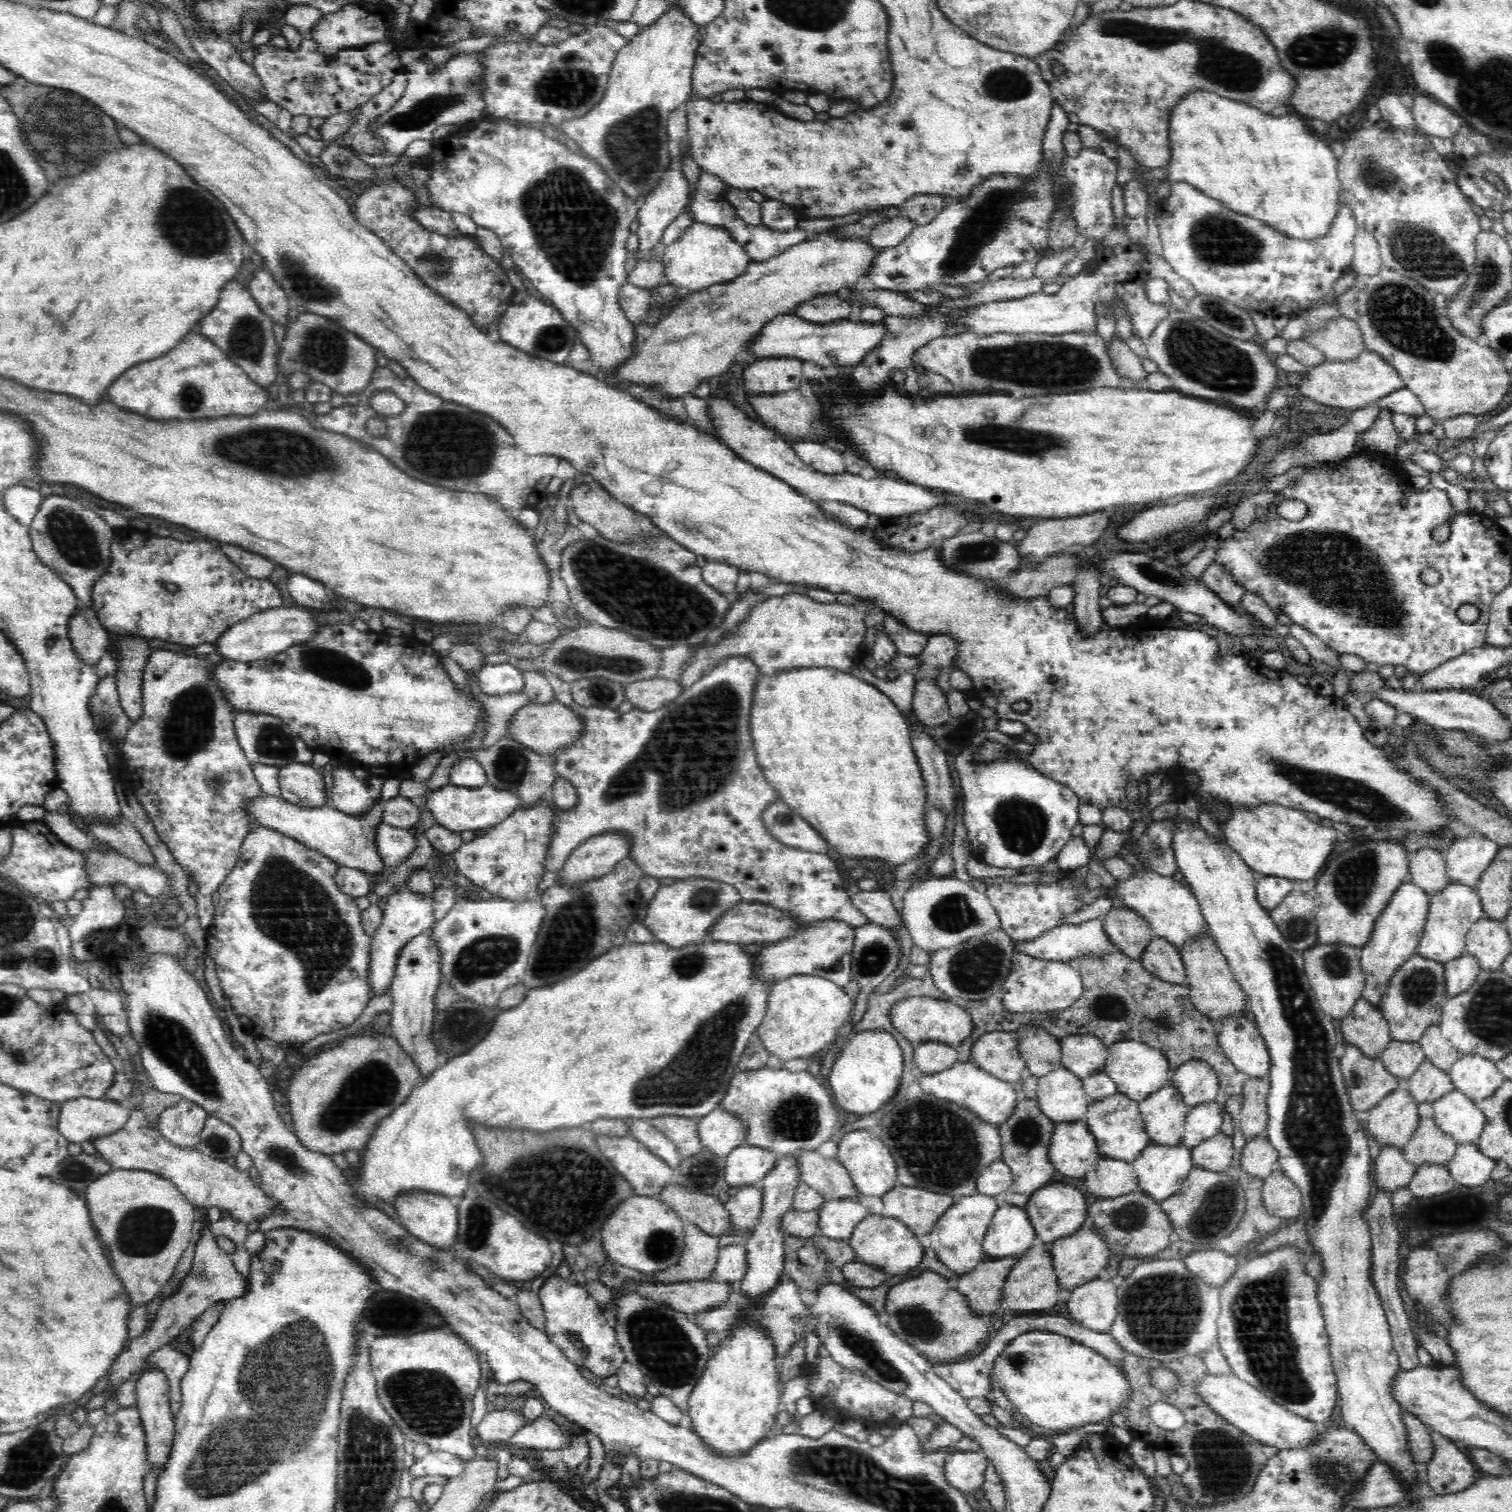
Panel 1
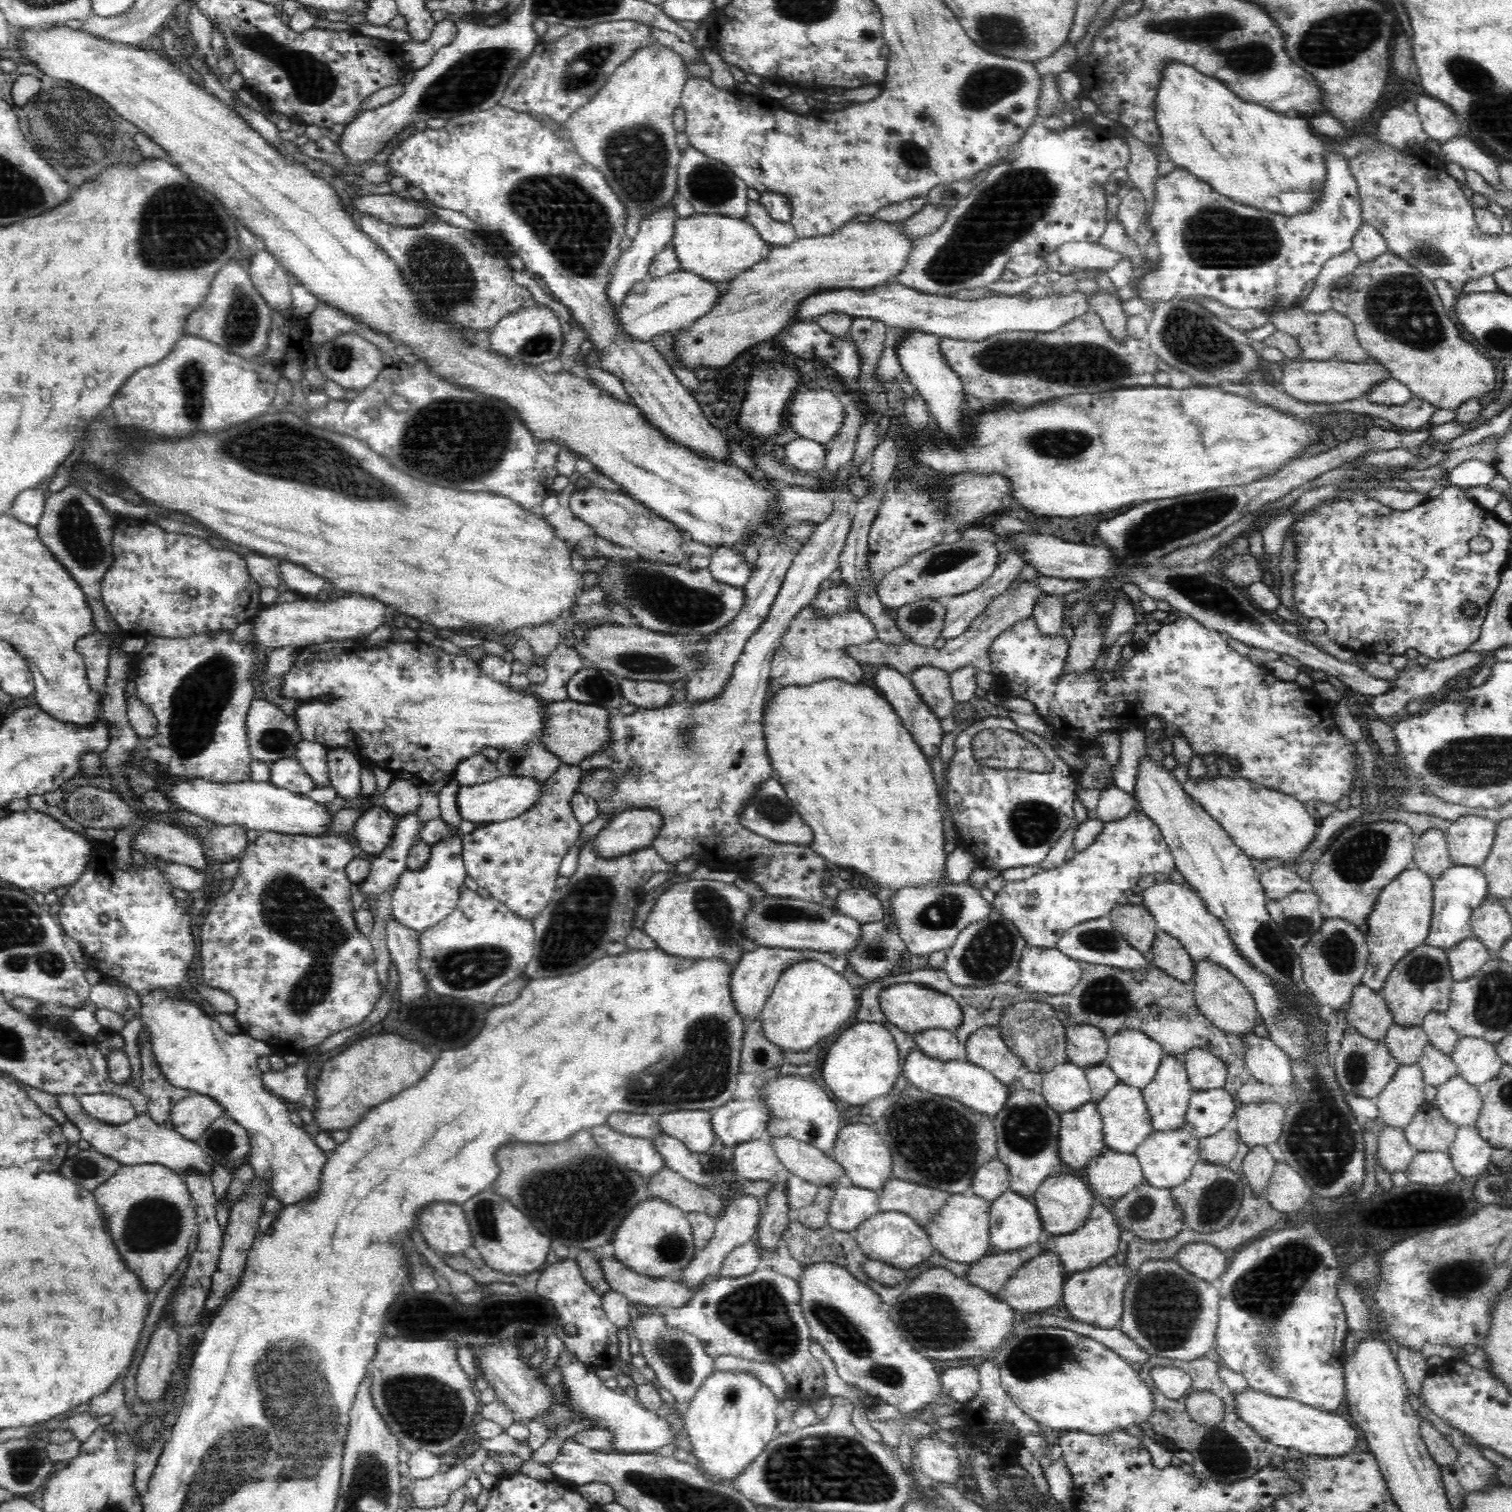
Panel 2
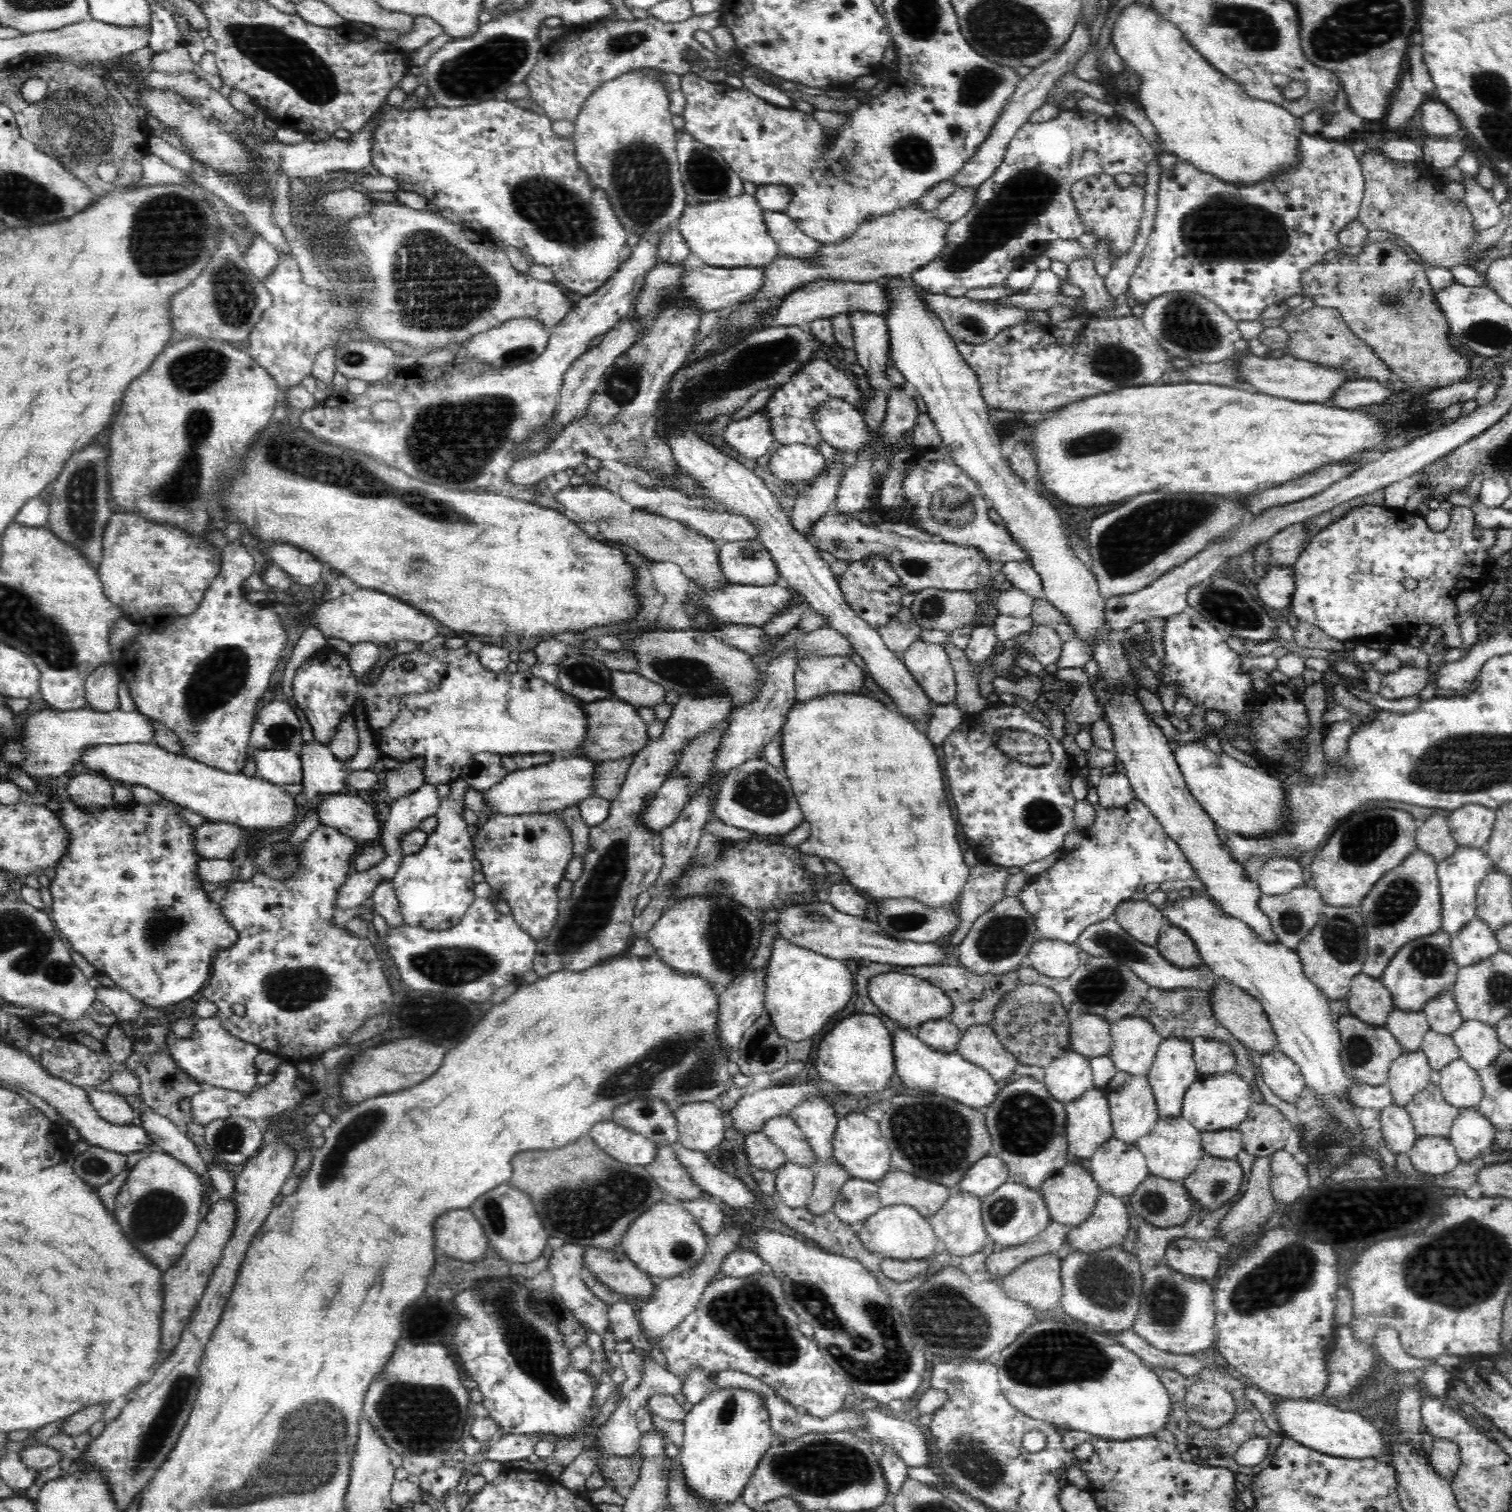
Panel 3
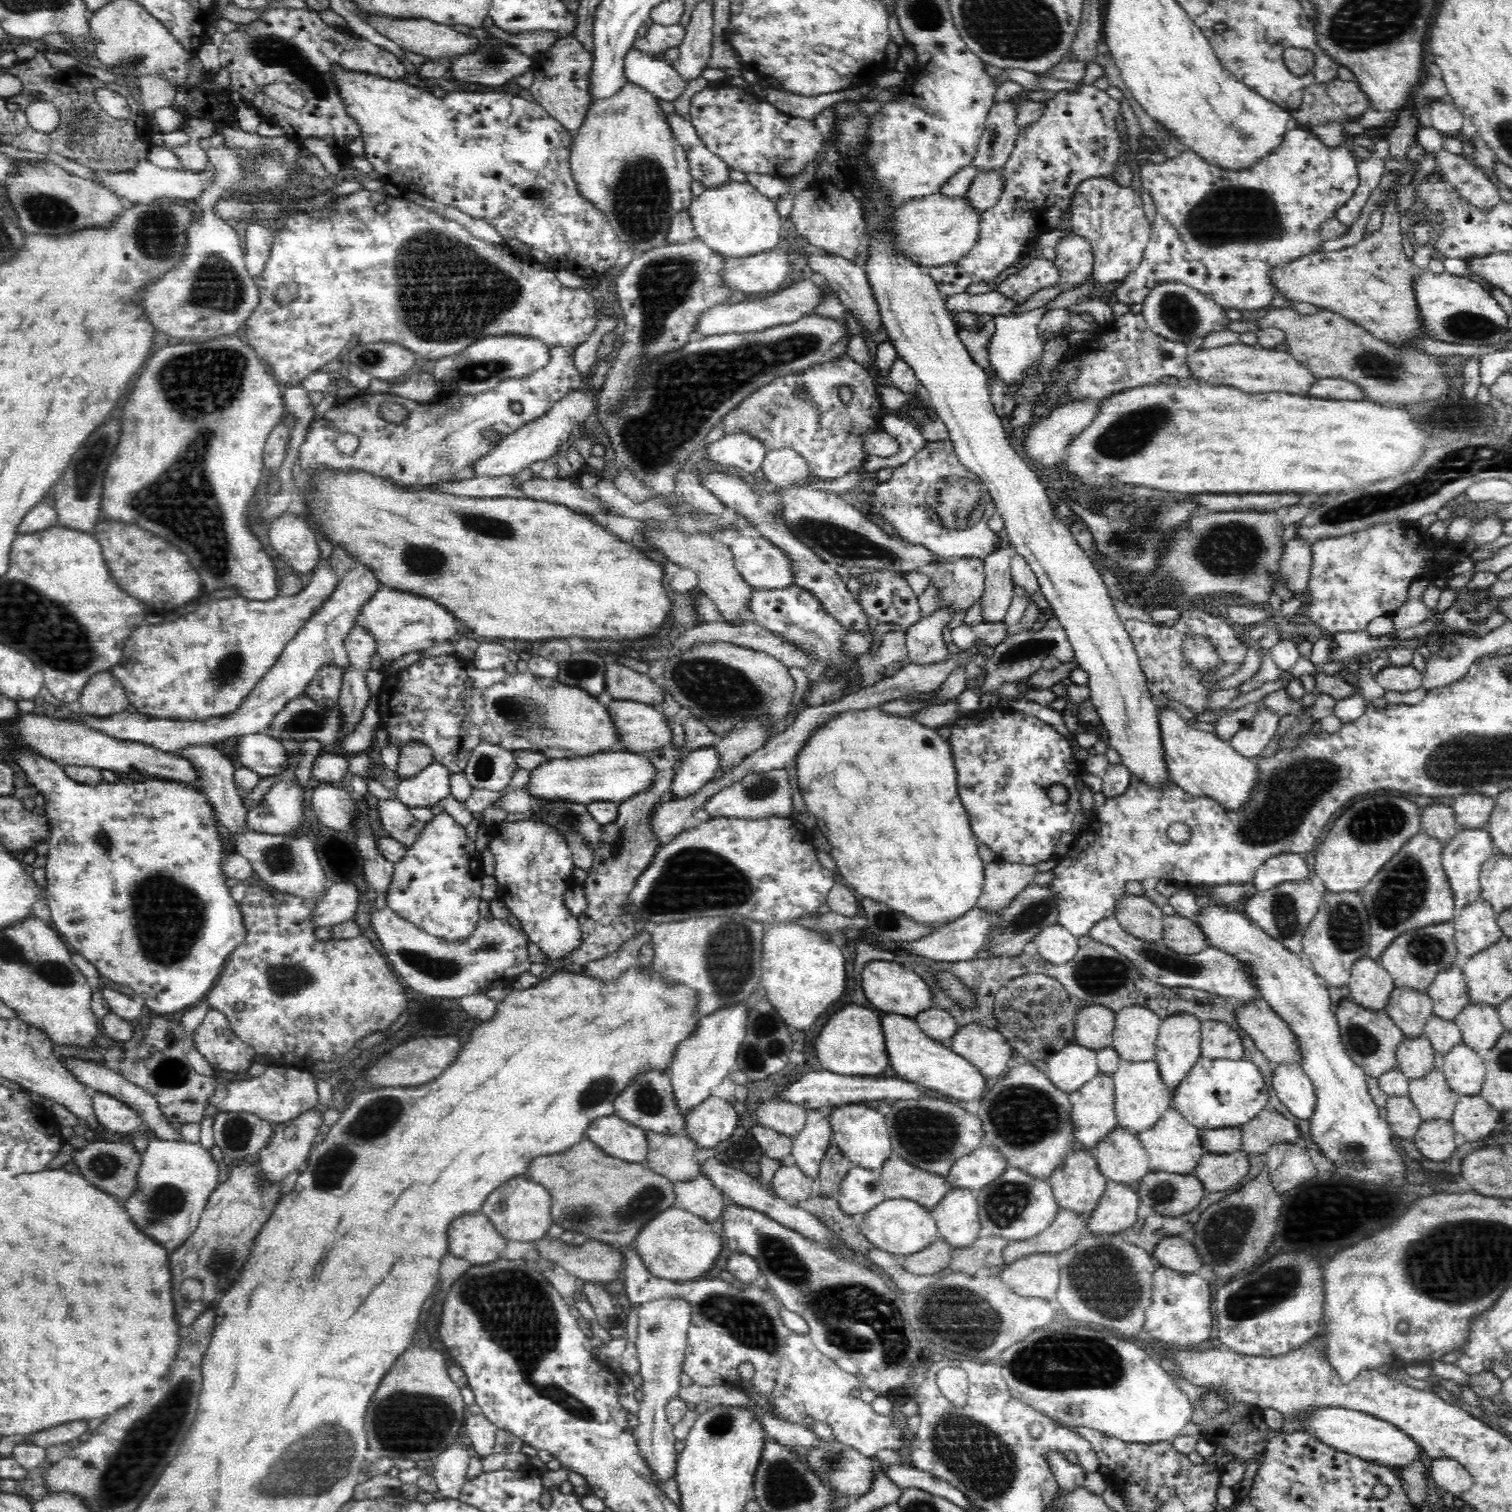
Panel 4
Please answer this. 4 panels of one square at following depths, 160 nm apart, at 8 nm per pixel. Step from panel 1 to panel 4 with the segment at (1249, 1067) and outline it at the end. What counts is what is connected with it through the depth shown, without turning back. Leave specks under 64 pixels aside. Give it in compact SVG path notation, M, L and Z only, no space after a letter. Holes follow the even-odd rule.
M1273 1064L1273 1070L1272 1087L1282 1105L1286 1105L1294 1117L1310 1119L1317 1104L1312 1080L1299 1064Z

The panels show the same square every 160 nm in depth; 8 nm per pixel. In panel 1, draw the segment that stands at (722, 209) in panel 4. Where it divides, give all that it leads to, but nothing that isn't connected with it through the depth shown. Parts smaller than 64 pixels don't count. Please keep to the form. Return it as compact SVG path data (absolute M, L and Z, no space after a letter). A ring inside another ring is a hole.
M693 221L684 234L665 248L661 249L661 262L664 276L670 285L702 291L715 284L728 283L744 274L751 263L750 256L734 235L724 227Z

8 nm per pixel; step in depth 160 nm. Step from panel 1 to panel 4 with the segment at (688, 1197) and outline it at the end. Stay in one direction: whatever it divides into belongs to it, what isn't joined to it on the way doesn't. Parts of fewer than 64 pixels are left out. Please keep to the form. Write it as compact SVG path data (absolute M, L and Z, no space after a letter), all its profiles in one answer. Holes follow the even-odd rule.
M646 1132L648 1155L646 1164L652 1171L673 1183L686 1183L702 1173L702 1164L696 1160L697 1146L688 1137L659 1135Z

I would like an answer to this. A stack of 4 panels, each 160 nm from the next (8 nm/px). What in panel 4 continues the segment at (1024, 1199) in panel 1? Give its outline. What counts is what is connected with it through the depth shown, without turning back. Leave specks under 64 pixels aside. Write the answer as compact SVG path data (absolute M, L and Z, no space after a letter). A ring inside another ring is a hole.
M1032 1062L1017 1065L1003 1078L986 1094L986 1098L980 1100L978 1118L982 1120L985 1134L982 1143L994 1146L998 1152L1006 1157L1010 1167L1016 1167L1036 1179L1047 1179L1061 1166L1066 1156L1074 1148L1073 1126L1070 1121L1070 1095L1056 1088L1048 1079L1047 1074L1036 1068Z

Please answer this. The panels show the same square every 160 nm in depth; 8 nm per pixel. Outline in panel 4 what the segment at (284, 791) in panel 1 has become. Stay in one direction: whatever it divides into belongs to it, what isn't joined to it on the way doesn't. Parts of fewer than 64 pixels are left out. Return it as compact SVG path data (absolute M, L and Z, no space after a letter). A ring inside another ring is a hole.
M265 732L243 735L236 746L238 762L261 777L280 774L289 767L288 753L298 744L275 740Z

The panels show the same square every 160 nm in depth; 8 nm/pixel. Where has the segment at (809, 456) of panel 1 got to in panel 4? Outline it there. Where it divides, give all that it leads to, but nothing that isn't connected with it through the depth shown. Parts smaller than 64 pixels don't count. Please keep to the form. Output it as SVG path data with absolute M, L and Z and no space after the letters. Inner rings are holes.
M790 448L768 451L761 469L767 478L768 485L783 488L802 485L811 474L806 459Z

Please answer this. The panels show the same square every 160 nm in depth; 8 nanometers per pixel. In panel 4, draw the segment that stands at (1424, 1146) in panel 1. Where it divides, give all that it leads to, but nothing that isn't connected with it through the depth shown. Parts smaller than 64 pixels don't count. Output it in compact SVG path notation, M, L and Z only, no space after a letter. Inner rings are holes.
M1443 1069L1432 1070L1422 1079L1411 1080L1408 1092L1409 1099L1424 1121L1451 1120L1461 1098L1446 1083Z

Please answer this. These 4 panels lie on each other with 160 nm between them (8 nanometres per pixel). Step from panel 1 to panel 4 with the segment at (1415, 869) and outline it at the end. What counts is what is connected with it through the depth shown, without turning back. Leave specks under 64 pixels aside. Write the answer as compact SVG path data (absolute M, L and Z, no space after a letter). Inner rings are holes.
M1436 802L1421 810L1420 828L1444 846L1461 831L1454 818L1452 807Z

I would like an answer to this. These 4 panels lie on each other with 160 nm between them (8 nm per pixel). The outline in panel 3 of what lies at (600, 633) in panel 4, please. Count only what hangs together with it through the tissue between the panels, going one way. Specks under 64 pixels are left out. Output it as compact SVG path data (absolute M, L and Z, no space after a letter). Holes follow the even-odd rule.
M273 418L266 424L262 432L254 438L254 446L248 454L246 462L246 474L242 478L236 478L230 484L230 492L224 494L224 504L228 510L234 510L238 518L248 526L248 530L260 538L270 538L274 542L294 544L314 554L318 560L328 562L336 570L344 570L346 576L350 576L358 586L366 589L384 592L394 596L404 604L410 604L412 608L418 608L423 614L434 618L440 625L444 625L455 632L468 632L479 636L485 636L488 641L502 640L506 634L518 634L517 638L542 636L552 637L552 634L560 634L566 630L588 630L594 626L608 626L608 624L624 624L630 622L638 615L638 600L634 594L634 567L626 559L622 550L606 545L584 535L584 531L576 525L576 518L563 514L556 509L542 507L525 498L505 497L493 490L459 491L449 489L437 484L430 484L408 476L404 471L388 466L385 462L376 460L363 452L352 448L344 448L334 444L328 444L307 430L300 430L290 426L288 419L283 423L277 423Z

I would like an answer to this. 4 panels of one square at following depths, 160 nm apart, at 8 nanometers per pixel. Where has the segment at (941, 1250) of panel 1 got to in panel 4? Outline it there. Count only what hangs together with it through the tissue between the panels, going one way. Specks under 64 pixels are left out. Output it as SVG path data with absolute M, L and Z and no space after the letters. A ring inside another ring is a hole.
M953 1188L930 1210L940 1238L952 1248L969 1247L981 1228L976 1193L970 1189Z

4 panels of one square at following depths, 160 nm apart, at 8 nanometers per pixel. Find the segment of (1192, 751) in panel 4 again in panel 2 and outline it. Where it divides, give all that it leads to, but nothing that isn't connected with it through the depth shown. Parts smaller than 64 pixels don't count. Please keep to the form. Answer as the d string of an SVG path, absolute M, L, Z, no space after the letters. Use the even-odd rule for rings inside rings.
M1220 773L1213 779L1205 776L1196 781L1188 777L1183 787L1186 794L1197 800L1222 825L1234 844L1244 846L1244 853L1263 862L1292 862L1308 848L1316 836L1316 819L1304 810L1304 805L1298 799L1284 792L1256 786L1246 779L1232 779Z

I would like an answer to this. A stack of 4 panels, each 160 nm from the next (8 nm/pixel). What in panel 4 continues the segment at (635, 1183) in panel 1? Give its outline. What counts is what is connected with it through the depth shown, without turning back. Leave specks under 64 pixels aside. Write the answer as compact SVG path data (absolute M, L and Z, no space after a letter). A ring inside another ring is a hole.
M604 1116L590 1123L585 1138L603 1152L628 1162L645 1163L649 1152L646 1130L618 1116Z

